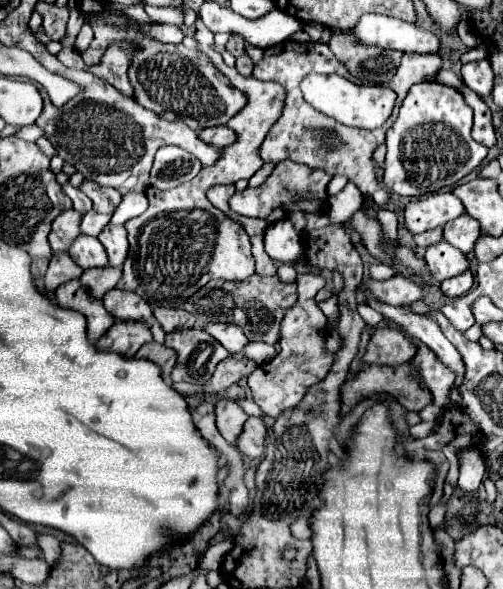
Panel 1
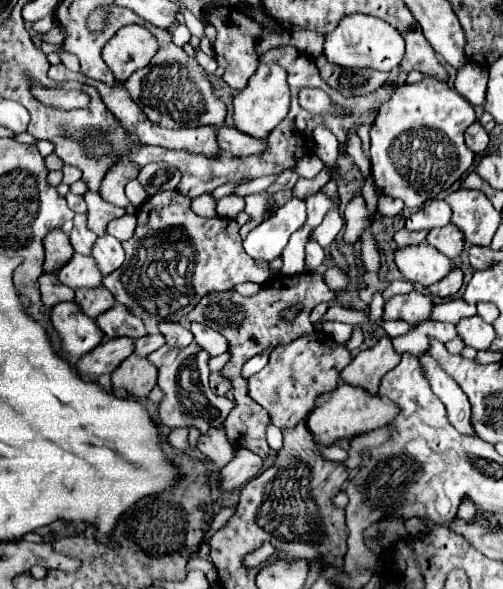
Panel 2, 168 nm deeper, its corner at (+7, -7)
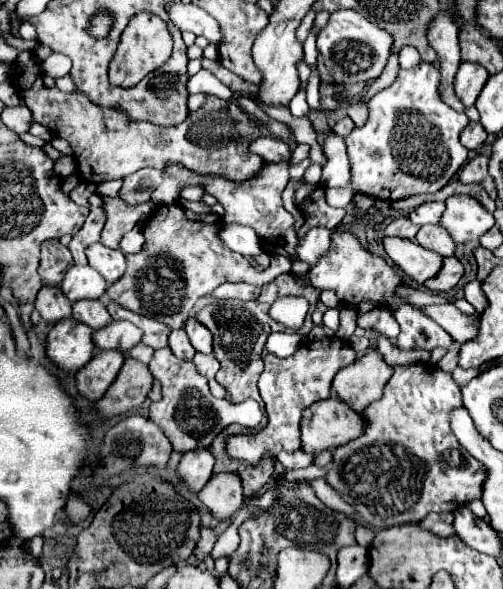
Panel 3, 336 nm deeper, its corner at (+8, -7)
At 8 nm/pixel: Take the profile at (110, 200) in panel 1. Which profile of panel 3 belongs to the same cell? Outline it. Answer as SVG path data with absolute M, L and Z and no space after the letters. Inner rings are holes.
M104 197L104 209L106 209L108 221L104 225L100 243L110 249L120 249L120 239L124 237L124 233L132 231L142 219L144 205L130 207L122 203L122 199L118 197Z

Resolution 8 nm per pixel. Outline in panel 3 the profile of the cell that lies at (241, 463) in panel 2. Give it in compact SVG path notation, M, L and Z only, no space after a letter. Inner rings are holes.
M218 473L202 487L198 499L210 509L214 519L228 521L244 503L244 493L238 477L234 477L232 473Z

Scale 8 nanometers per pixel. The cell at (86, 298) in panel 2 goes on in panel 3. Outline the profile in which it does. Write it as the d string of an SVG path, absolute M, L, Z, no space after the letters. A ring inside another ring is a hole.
M78 301L78 305L74 305L72 317L76 321L88 325L94 331L106 327L112 321L112 317L106 311L106 305L102 301Z

